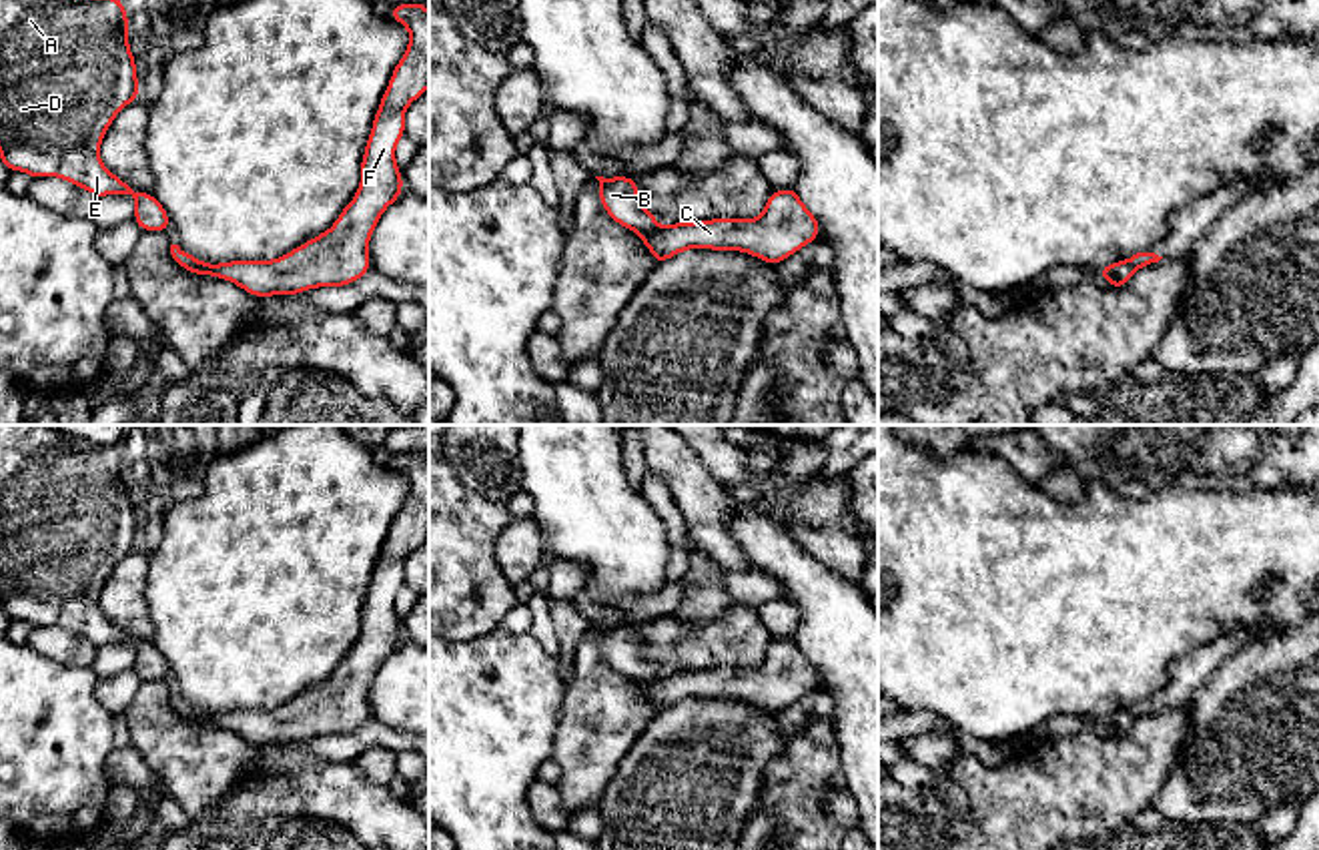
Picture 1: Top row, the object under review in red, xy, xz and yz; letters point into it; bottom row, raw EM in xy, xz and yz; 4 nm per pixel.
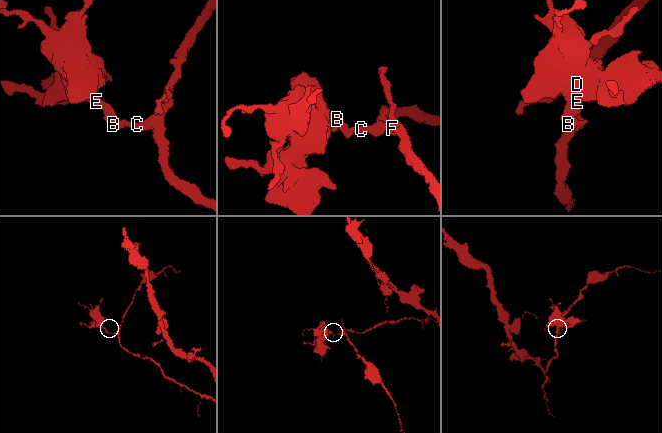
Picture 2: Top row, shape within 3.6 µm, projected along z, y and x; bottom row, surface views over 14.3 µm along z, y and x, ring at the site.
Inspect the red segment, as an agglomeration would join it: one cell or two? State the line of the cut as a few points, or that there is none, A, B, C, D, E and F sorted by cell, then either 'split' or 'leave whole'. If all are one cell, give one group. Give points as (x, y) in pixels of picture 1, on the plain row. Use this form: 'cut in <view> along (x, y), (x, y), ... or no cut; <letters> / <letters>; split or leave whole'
cut in xz along (658, 676), (636, 680); A B D E / C F; split

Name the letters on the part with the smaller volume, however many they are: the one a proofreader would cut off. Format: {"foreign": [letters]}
{"foreign": ["A", "B", "D", "E"]}

